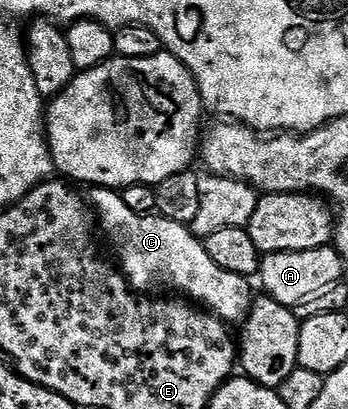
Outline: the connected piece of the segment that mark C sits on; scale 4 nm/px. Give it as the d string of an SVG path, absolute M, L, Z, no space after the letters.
M95 188L89 196L98 223L107 231L115 243L119 255L118 267L131 287L136 290L159 290L155 288L176 288L176 293L190 298L196 305L210 310L220 320L235 326L246 321L251 313L252 281L246 276L229 274L221 270L205 250L203 240L185 224L167 220L161 215L138 216L125 206L122 195L109 188Z

